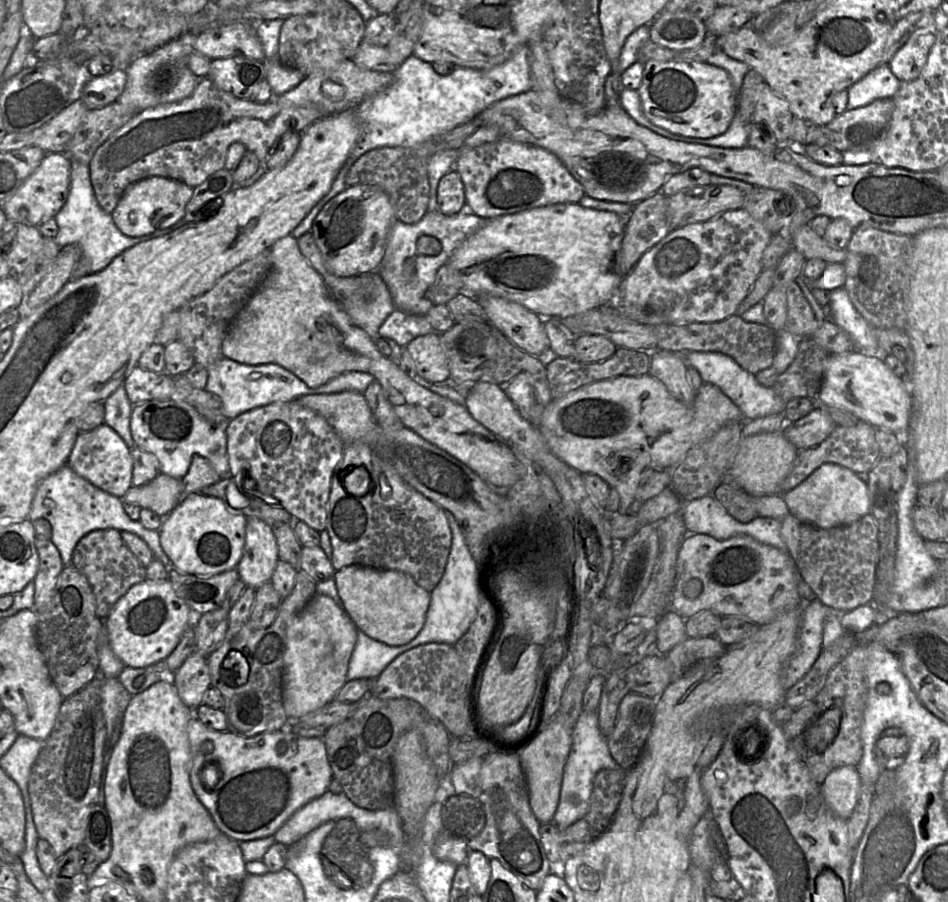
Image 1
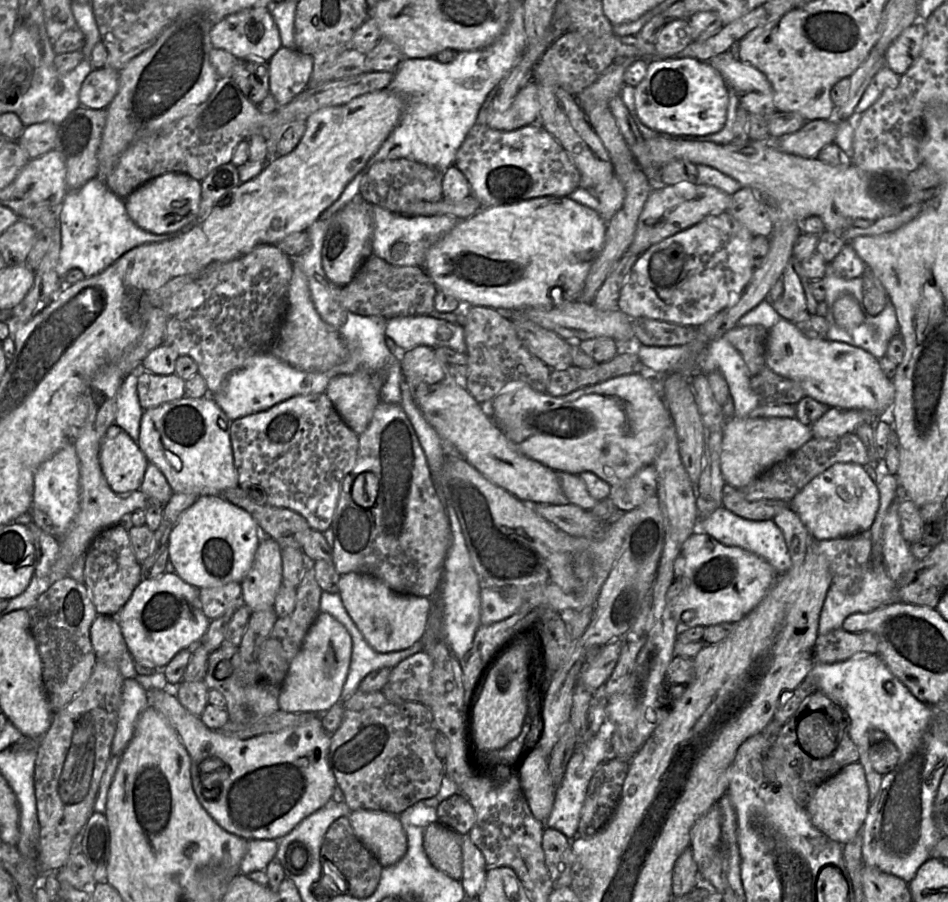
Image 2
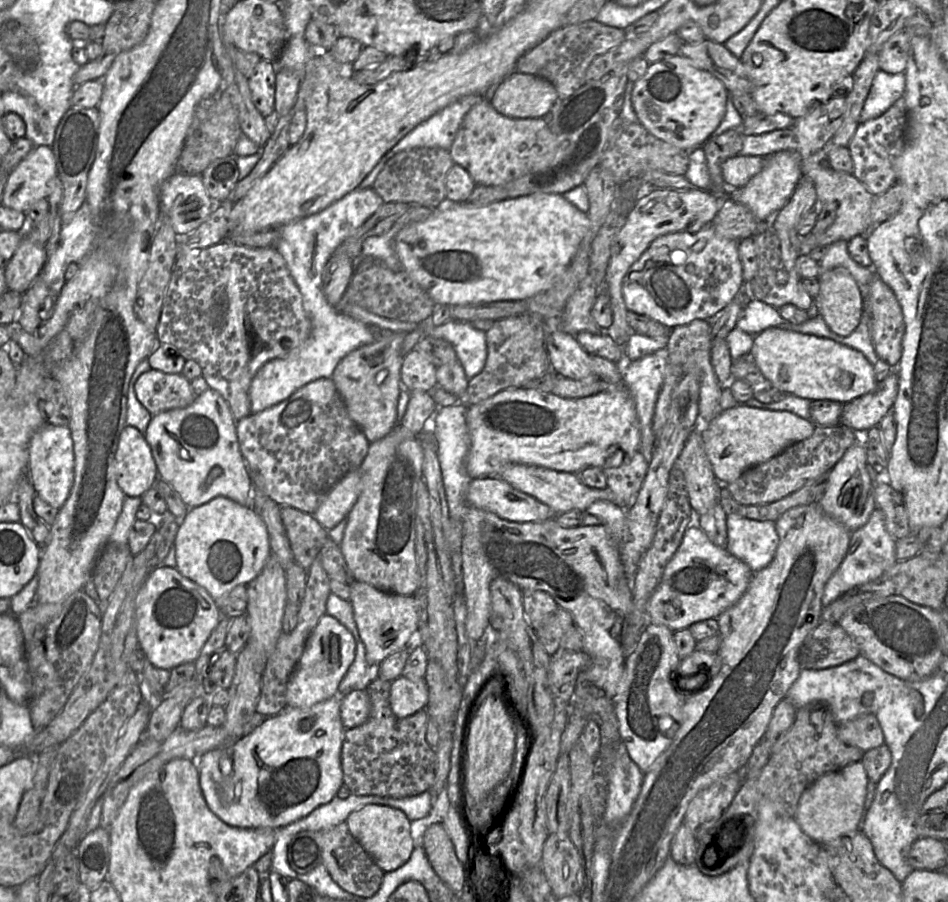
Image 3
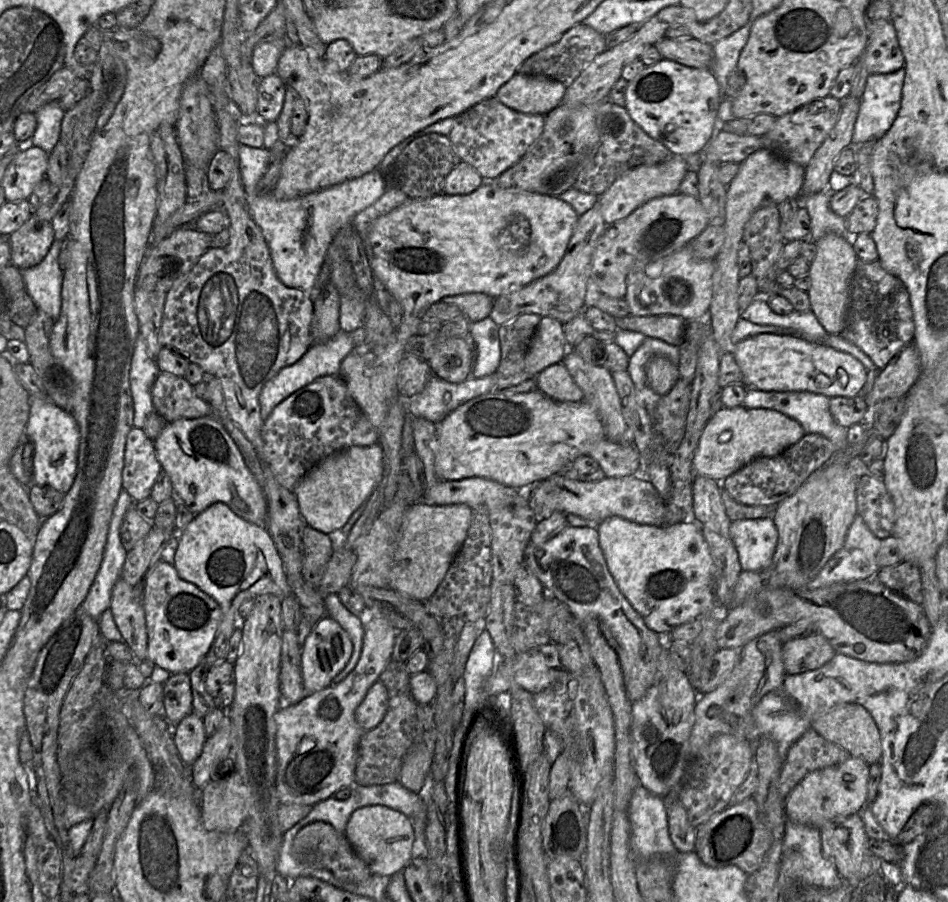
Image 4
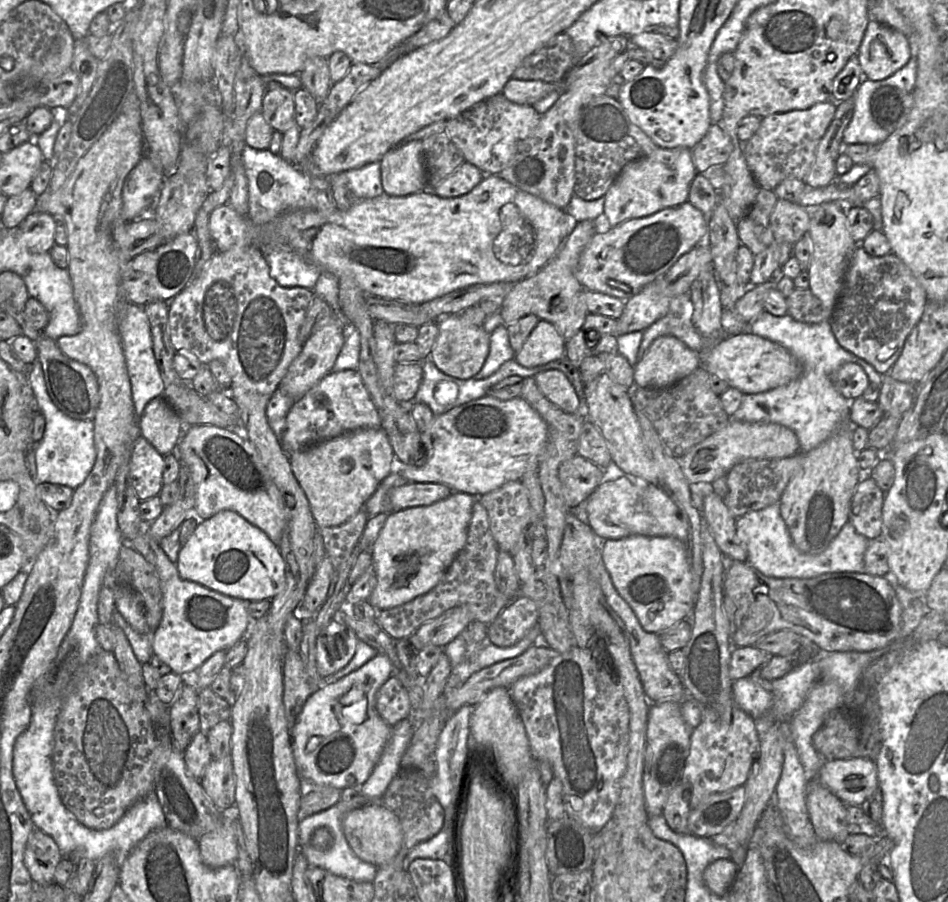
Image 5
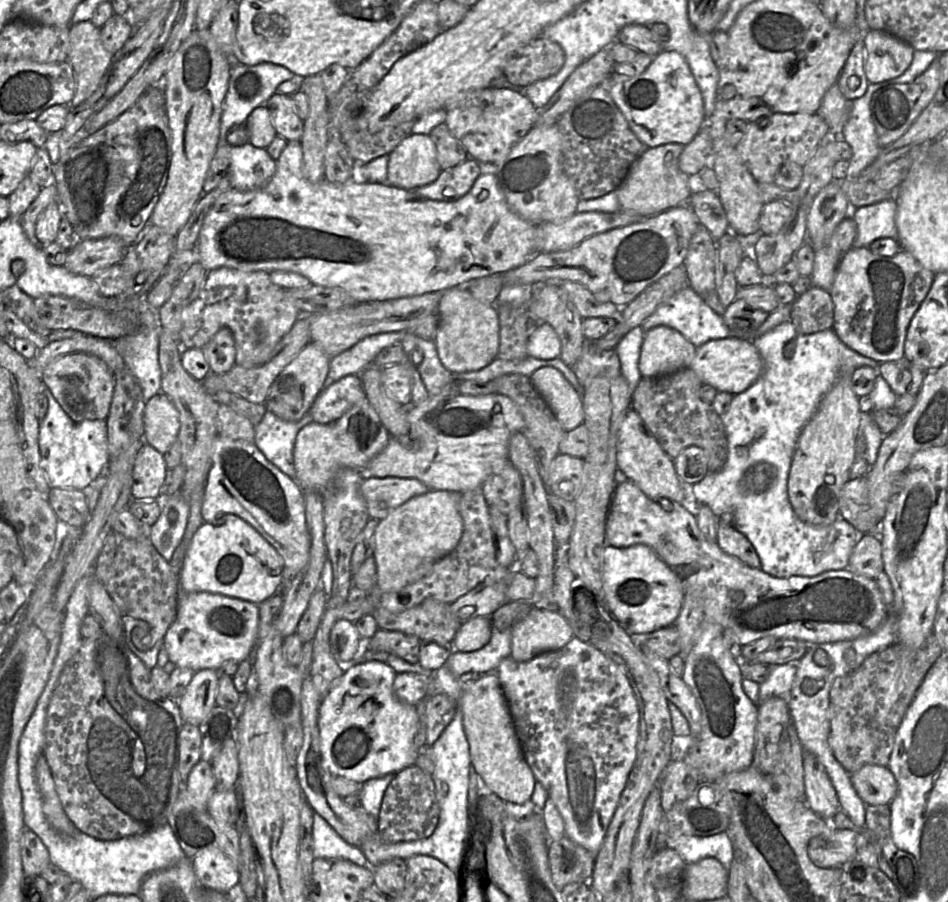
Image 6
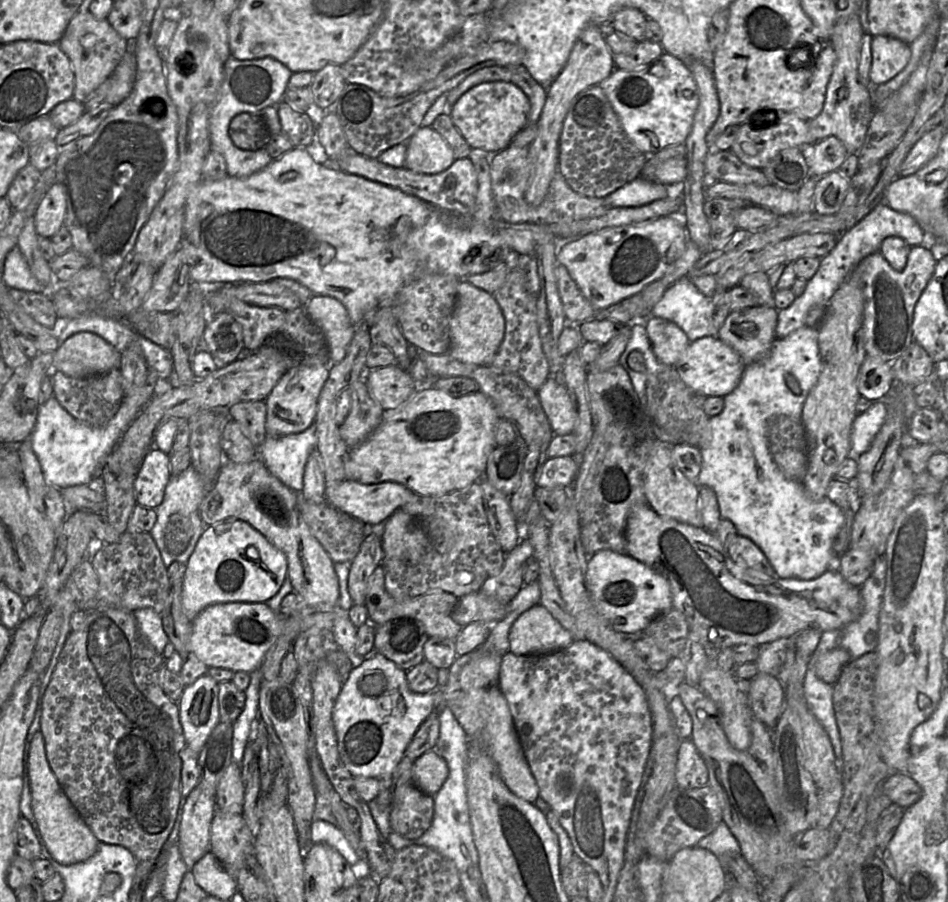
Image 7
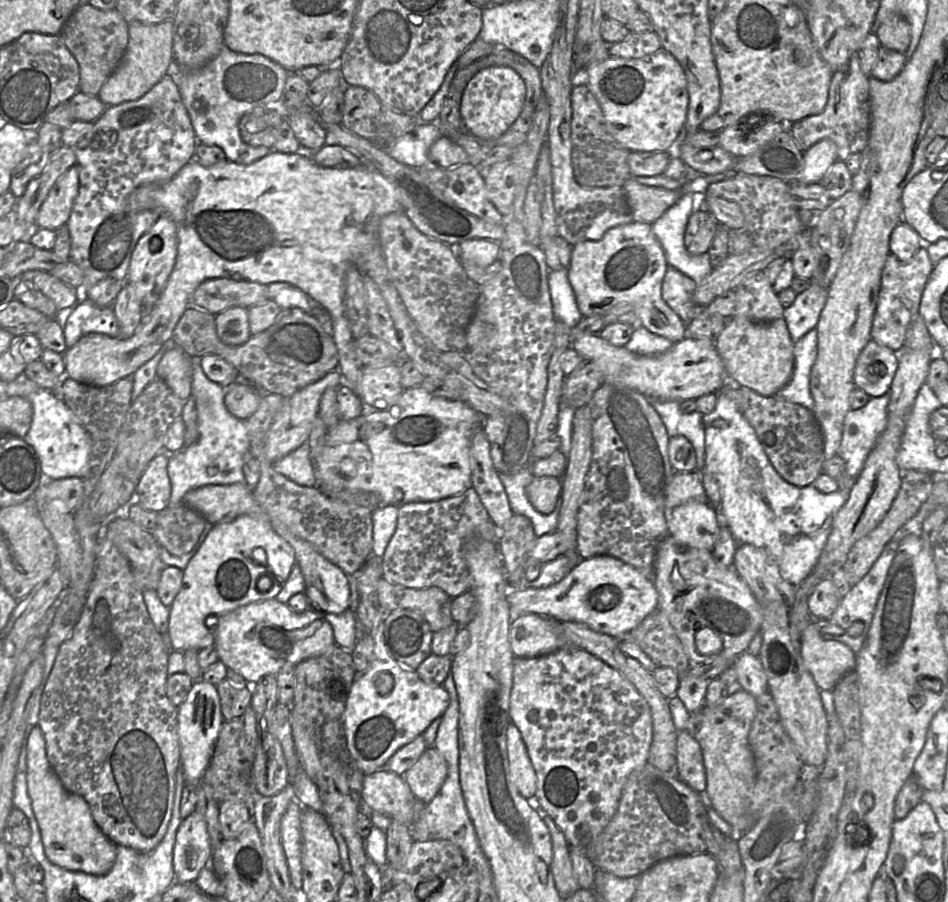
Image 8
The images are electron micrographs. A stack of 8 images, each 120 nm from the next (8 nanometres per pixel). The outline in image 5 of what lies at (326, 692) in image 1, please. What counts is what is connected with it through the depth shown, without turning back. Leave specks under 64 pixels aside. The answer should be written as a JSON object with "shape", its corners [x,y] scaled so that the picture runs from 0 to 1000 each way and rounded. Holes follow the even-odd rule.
{"shape":[[[349,688],[333,707],[333,739],[343,753],[363,741],[372,729],[378,708],[364,692]]]}

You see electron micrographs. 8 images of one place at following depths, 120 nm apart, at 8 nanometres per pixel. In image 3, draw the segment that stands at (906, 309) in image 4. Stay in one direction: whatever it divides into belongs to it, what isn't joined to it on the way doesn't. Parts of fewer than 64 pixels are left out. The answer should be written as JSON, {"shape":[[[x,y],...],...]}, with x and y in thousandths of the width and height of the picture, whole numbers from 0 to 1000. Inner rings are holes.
{"shape":[[[923,302],[912,333],[923,390],[944,409],[951,396],[955,369],[951,341],[942,322]]]}

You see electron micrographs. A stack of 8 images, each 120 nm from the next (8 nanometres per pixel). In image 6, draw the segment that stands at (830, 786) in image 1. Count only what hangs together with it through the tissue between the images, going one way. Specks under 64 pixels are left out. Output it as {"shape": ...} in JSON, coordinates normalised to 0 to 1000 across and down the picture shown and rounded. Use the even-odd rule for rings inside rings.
{"shape":[[[915,847],[897,859],[905,881],[915,892],[938,892],[947,879],[941,855],[934,849]]]}

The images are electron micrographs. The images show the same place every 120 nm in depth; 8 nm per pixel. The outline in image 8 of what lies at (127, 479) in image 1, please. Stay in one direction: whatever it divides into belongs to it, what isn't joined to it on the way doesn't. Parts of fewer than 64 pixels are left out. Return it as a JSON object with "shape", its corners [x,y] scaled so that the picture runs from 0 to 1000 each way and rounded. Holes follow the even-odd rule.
{"shape":[[[175,501],[166,503],[153,519],[141,549],[141,557],[152,564],[172,568],[179,555],[180,537],[177,529]]]}

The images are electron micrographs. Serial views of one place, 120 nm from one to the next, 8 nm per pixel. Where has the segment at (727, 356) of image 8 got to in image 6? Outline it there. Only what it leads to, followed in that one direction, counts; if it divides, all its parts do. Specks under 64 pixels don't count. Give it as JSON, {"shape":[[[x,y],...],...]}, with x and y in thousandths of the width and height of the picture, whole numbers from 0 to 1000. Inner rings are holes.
{"shape":[[[777,329],[765,344],[763,356],[775,375],[796,377],[797,367],[810,353],[811,347],[791,339]]]}

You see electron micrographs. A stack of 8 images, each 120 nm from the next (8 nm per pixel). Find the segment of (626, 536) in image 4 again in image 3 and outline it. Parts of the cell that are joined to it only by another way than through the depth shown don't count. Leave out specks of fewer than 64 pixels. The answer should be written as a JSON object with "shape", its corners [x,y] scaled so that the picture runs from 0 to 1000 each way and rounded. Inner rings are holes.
{"shape":[[[632,554],[624,558],[618,565],[622,571],[635,578],[647,599],[655,605],[659,598],[661,567],[647,557]],[[726,583],[719,601],[704,624],[698,641],[682,669],[685,690],[704,694],[710,700],[725,697],[729,692],[759,682],[776,669],[788,654],[795,633],[767,608],[754,604],[736,584]]]}

